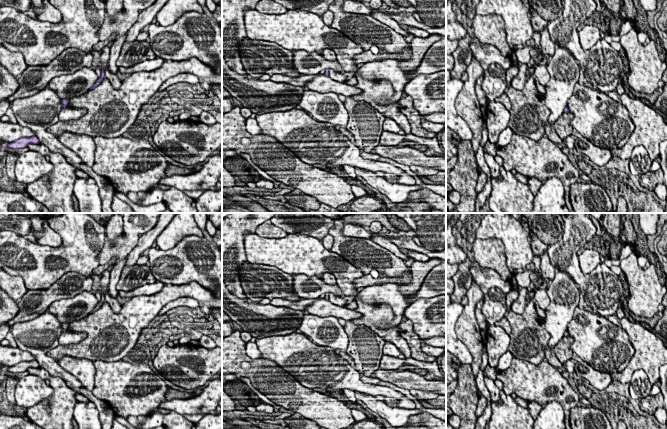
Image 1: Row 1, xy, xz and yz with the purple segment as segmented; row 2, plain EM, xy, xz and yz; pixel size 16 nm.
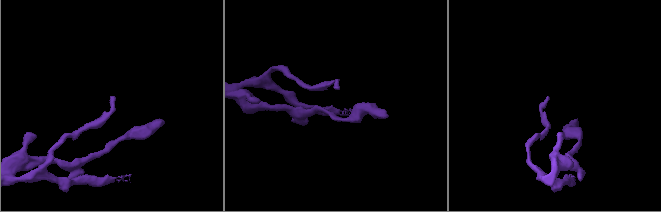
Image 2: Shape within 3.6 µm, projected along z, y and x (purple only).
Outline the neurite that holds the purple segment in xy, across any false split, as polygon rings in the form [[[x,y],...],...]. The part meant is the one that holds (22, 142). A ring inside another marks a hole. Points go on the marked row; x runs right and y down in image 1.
[[[32,136],[32,137],[20,138],[8,144],[7,147],[12,149],[21,149],[27,147],[29,144],[39,144],[39,143],[40,142],[37,136]]]

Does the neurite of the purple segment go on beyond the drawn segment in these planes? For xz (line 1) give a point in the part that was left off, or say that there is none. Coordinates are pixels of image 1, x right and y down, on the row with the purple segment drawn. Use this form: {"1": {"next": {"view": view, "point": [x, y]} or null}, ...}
{"1": {"next": null}}

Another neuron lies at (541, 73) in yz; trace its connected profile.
[[[537,65],[535,67],[533,77],[537,78],[539,83],[544,87],[546,86],[546,84],[550,80],[550,74],[547,70],[547,67],[544,65]]]

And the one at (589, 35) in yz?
[[[592,23],[585,25],[578,31],[581,47],[584,51],[589,50],[601,39],[600,30]]]

